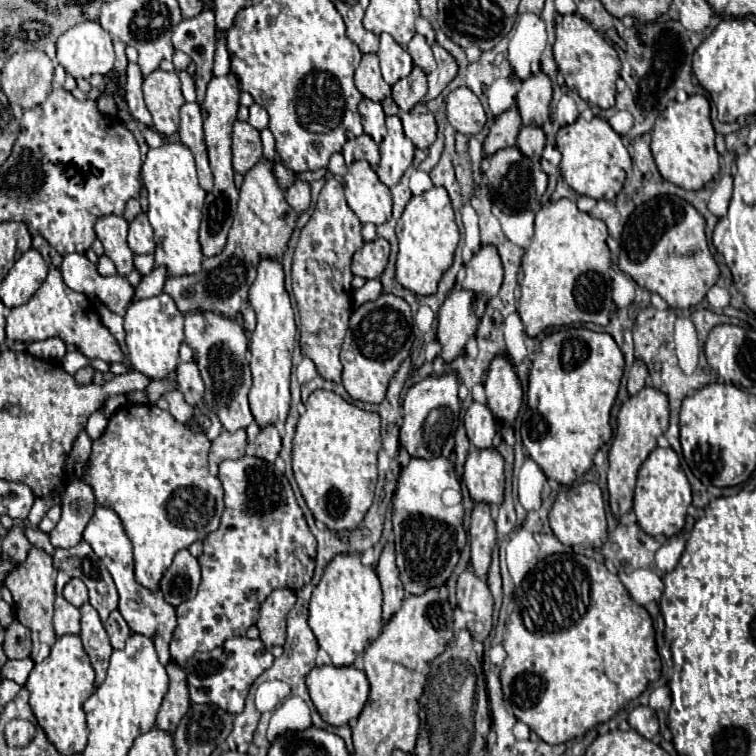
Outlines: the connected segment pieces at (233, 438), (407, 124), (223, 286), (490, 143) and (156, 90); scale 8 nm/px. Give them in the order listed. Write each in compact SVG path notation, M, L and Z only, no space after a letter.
M238 429L236 433L222 431L210 447L210 473L218 473L218 465L224 459L240 459L246 453L246 429Z
M418 103L408 113L400 113L404 133L412 139L418 149L428 149L436 139L436 121L434 115L426 109L426 105Z
M258 161L246 175L240 187L240 201L234 215L234 223L228 235L228 245L220 255L214 255L202 263L200 273L170 277L164 291L176 301L182 313L188 311L214 311L224 317L234 317L248 301L248 289L254 283L260 257L280 257L292 235L296 223L296 211L286 203L284 189L274 177L272 161Z
M512 107L512 109L504 111L502 115L496 117L494 125L490 127L490 133L484 141L484 151L486 153L496 153L498 149L512 147L516 143L520 127L522 127L522 121L520 121L518 109Z
M154 71L144 77L142 83L144 91L144 103L148 111L152 113L154 127L164 137L170 137L178 131L178 111L184 103L182 91L180 91L180 79L174 71Z

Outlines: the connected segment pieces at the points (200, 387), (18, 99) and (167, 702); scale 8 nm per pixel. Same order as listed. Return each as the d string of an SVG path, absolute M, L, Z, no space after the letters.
M180 363L176 369L176 379L178 379L178 391L182 391L186 401L196 407L196 403L203 398L205 392L205 385L202 383L198 365Z
M38 49L18 51L6 61L6 65L2 69L2 89L8 97L8 101L18 103L22 109L30 109L30 107L38 107L46 101L48 93L52 91L52 77L54 77L54 65L46 53L42 53Z
M170 661L166 665L166 671L170 677L170 689L160 705L160 711L156 717L156 727L162 731L174 733L180 719L188 711L190 697L188 697L188 687L186 687L186 673L182 671L182 667L178 663Z

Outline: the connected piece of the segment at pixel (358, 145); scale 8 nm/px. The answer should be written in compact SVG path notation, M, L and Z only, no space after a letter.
M366 133L346 141L344 147L342 147L342 155L346 159L346 165L350 165L358 159L366 159L372 167L376 167L378 161L380 161L378 143L374 143L374 139L370 139L370 135L366 135Z

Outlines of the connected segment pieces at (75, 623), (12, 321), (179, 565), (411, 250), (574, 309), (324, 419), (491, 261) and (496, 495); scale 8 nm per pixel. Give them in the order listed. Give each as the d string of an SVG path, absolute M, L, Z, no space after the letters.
M58 595L54 603L54 631L58 637L80 633L80 609L68 603L62 595Z
M50 269L42 287L32 295L28 303L10 311L6 319L6 337L8 341L34 343L44 341L48 337L60 337L66 345L76 345L86 357L102 359L106 363L122 363L124 351L114 335L100 323L96 311L84 293L72 291L62 281L62 273L58 269Z
M188 549L178 551L172 565L160 579L160 591L172 607L178 607L186 599L192 599L200 585L200 565L198 559L190 555Z
M432 187L422 195L414 195L396 223L396 237L400 247L396 261L396 281L412 293L434 295L440 277L452 265L458 245L458 225L454 221L452 203L446 189Z
M560 199L556 203L548 203L540 207L536 213L536 227L530 247L522 257L524 279L520 283L520 299L518 313L526 327L528 337L536 337L544 329L564 327L572 323L596 323L608 325L610 309L612 309L612 279L608 275L612 265L610 249L606 245L606 225L604 221L580 211L574 201Z
M316 389L306 401L306 413L300 415L296 433L292 439L292 469L302 491L302 497L316 521L324 523L328 529L342 531L354 529L364 519L366 511L374 499L376 487L376 457L380 451L380 415L372 411L358 409L356 405L344 401L334 391Z
M482 245L466 263L466 279L462 289L474 291L480 299L490 301L502 285L502 261L494 245Z
M472 447L464 467L464 483L474 501L500 505L504 497L504 457L496 447Z

